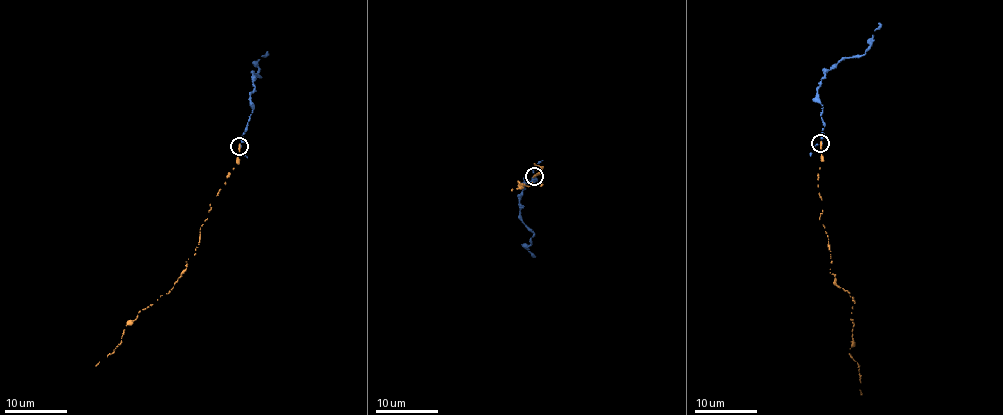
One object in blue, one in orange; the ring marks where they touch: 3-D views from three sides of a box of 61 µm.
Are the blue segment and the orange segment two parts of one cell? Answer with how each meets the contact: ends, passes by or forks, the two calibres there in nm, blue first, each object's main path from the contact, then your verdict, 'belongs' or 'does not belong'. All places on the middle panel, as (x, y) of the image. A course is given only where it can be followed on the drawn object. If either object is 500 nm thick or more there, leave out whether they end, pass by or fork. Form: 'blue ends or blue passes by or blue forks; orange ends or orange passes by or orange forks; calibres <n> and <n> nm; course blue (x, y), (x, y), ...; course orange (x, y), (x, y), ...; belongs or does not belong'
blue passes by; orange ends; calibres 170 and 280 nm; course blue (535, 176), (531, 184), (523, 183), (520, 215), (533, 232), (529, 245), (526, 246), (535, 256); course orange (533, 176), (540, 173), (535, 164), (543, 166), (541, 185), (518, 181), (521, 188), (511, 189); does not belong

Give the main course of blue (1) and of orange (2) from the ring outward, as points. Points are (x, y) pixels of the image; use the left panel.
1: (240, 146), (251, 114), (252, 74), (260, 77), (256, 62), (269, 53)
2: (239, 145), (238, 162), (210, 203), (185, 271), (167, 293), (139, 310), (114, 351), (95, 366)

